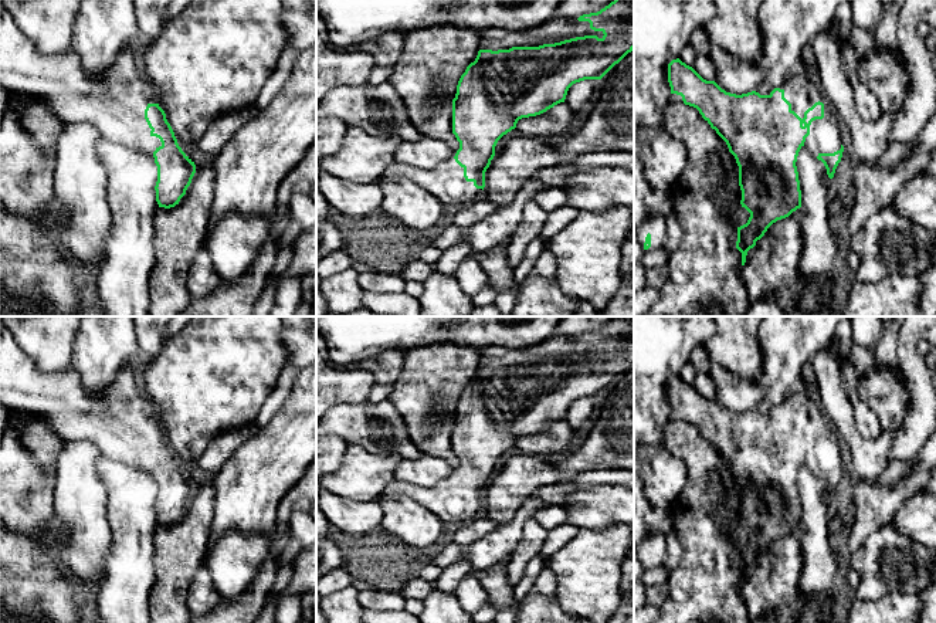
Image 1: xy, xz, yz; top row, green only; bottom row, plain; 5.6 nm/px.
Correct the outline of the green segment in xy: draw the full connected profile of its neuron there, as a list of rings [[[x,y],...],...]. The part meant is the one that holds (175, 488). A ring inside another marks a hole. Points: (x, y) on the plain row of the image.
[[[0,321],[0,404],[9,410],[43,416],[62,440],[89,440],[102,454],[147,471],[157,484],[155,508],[159,525],[174,525],[186,512],[196,483],[179,464],[166,431],[157,421],[157,407],[139,390],[130,366],[118,372],[116,380],[104,393],[88,393],[72,368],[61,372],[38,369]]]

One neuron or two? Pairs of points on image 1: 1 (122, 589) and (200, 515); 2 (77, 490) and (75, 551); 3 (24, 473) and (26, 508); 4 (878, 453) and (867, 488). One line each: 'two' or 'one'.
1: two
2: one
3: one
4: two

